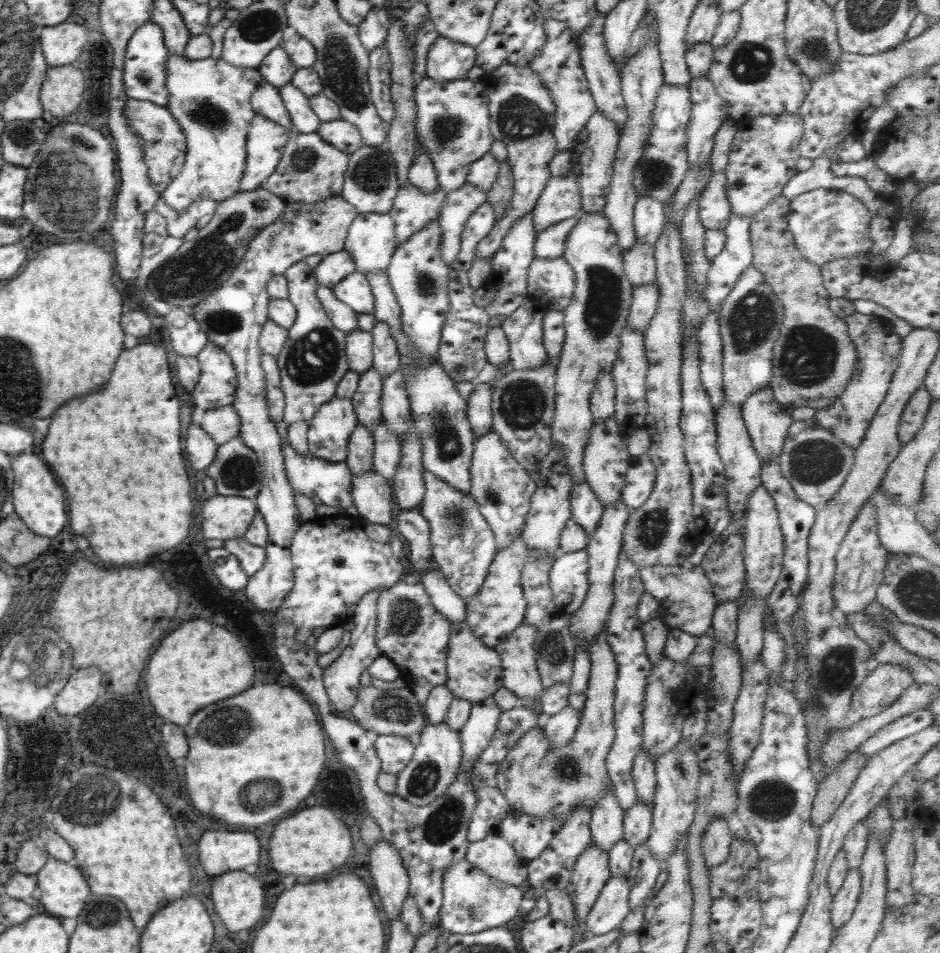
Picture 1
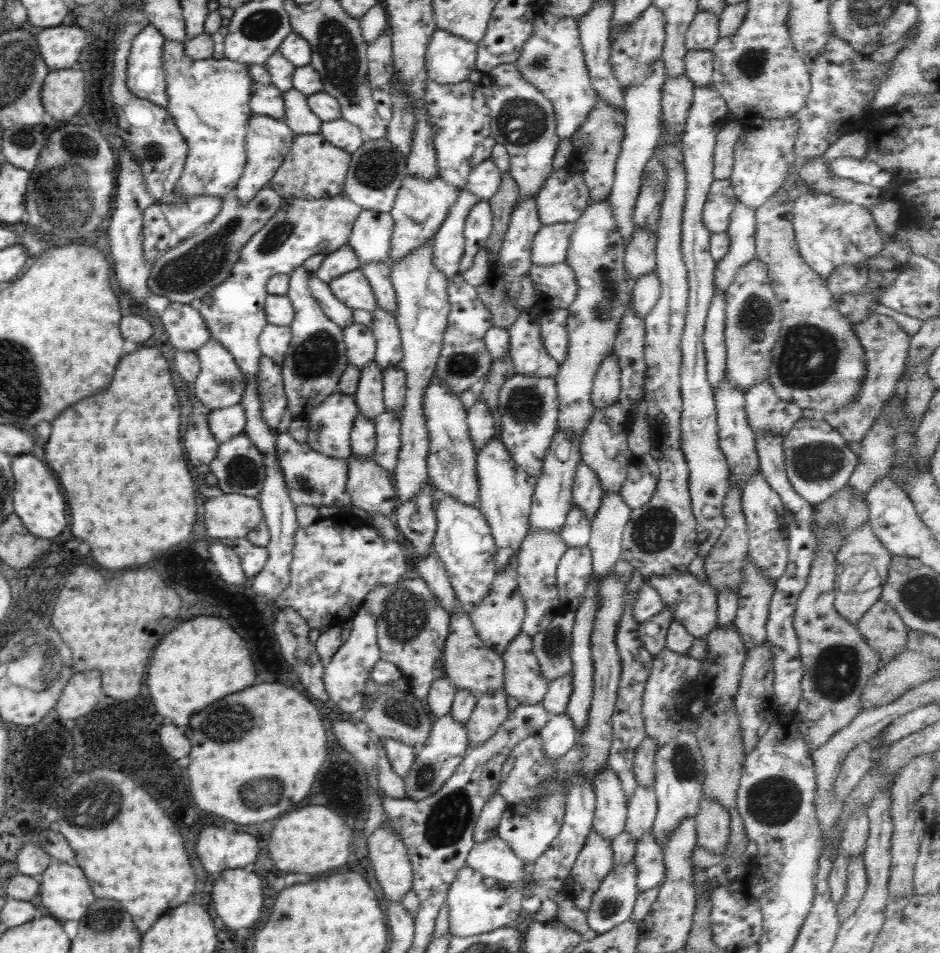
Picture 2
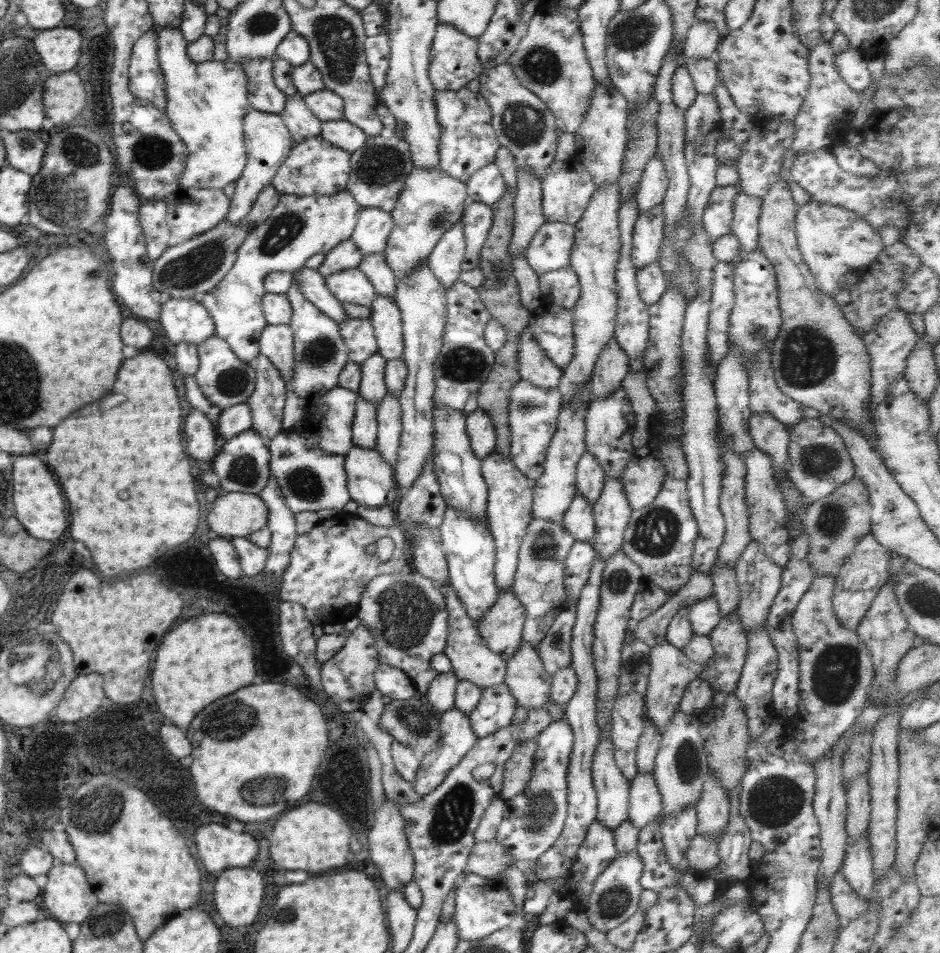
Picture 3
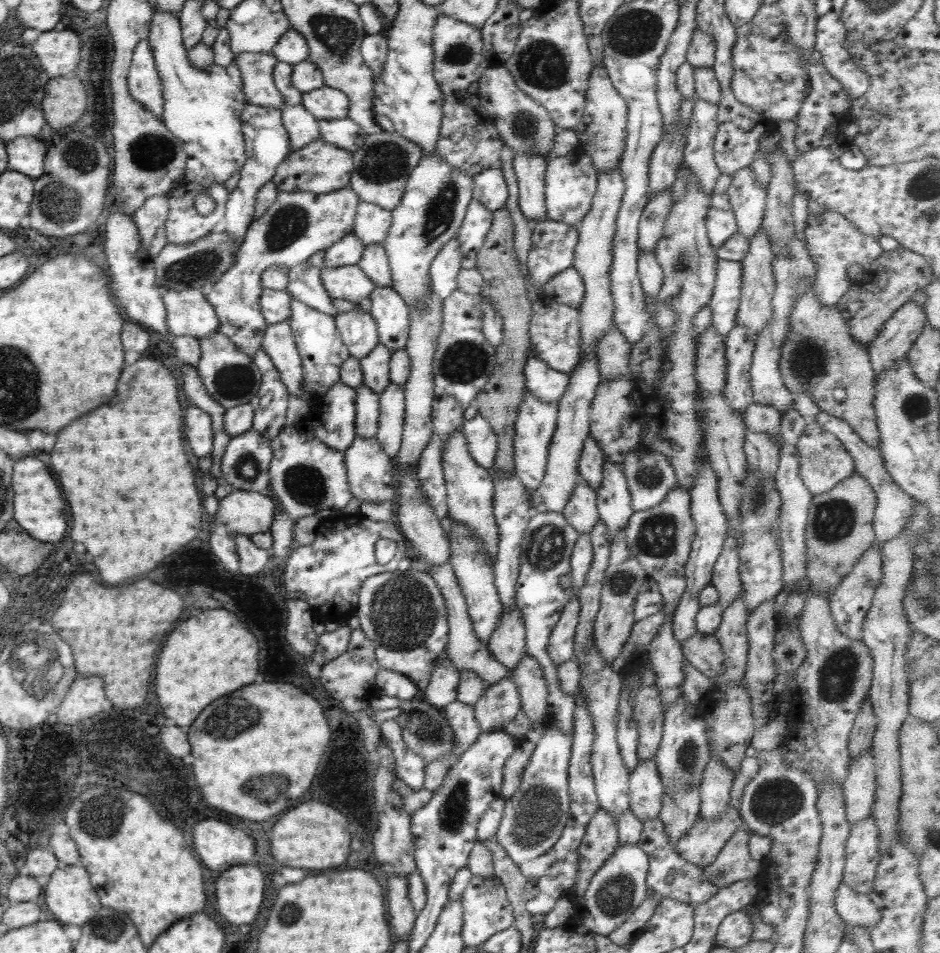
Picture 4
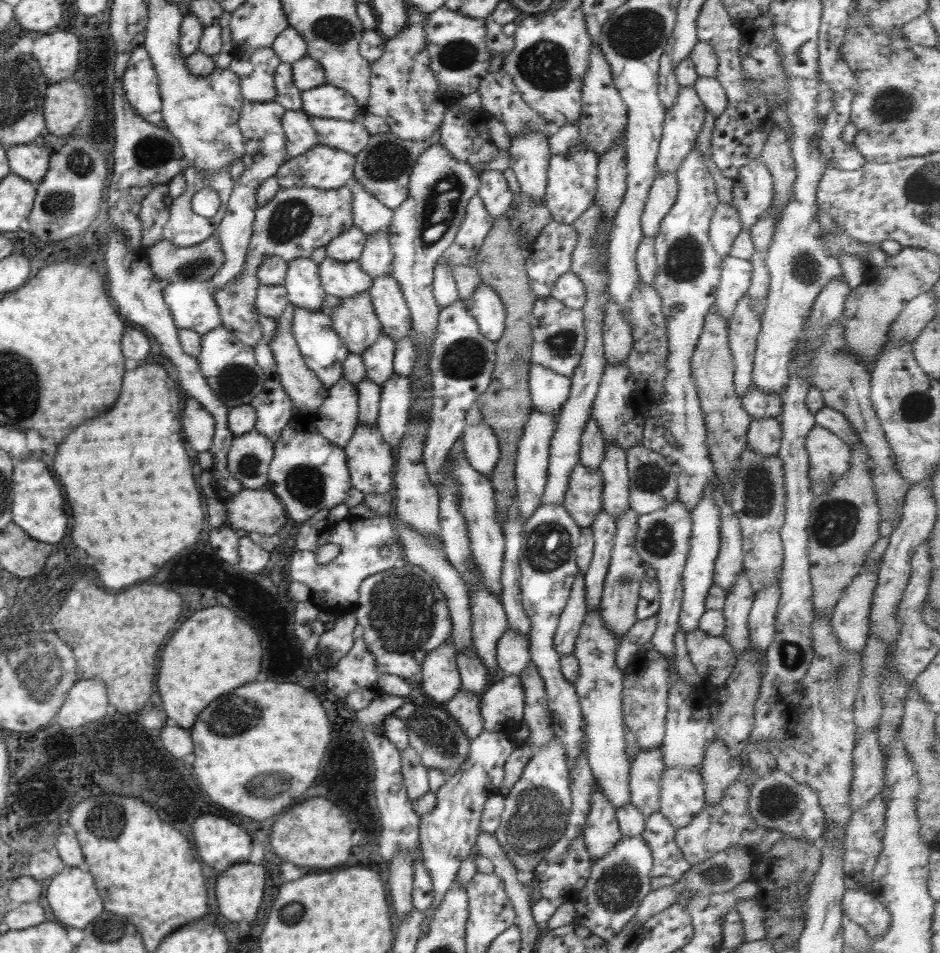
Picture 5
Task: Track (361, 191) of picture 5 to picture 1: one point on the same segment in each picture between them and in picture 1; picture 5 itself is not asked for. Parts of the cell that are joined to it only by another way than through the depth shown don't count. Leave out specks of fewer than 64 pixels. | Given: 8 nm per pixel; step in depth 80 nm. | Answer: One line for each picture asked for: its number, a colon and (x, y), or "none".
1: (371, 242)
2: (370, 238)
3: (373, 227)
4: (372, 222)

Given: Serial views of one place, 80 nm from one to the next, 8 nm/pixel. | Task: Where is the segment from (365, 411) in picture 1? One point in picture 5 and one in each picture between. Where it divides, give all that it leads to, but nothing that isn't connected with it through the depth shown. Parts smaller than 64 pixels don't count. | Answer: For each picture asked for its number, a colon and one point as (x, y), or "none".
2: (369, 394)
3: (372, 387)
4: (375, 366)
5: (378, 359)

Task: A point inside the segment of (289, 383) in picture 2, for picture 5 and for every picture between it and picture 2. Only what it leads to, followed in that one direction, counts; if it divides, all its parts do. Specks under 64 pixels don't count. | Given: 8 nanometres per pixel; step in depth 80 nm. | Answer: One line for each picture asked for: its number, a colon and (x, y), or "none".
3: (320, 353)
4: (322, 352)
5: (322, 349)

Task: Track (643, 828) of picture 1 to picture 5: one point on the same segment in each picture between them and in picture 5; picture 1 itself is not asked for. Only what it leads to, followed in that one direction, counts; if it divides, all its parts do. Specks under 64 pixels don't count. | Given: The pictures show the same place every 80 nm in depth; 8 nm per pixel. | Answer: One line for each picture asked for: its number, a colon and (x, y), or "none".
2: (642, 806)
3: (645, 803)
4: (646, 792)
5: (646, 770)

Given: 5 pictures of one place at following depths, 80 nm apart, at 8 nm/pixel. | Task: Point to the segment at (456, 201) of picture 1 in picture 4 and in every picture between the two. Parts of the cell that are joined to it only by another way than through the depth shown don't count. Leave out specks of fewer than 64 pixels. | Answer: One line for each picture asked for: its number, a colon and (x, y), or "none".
2: (448, 245)
3: (445, 261)
4: (445, 267)

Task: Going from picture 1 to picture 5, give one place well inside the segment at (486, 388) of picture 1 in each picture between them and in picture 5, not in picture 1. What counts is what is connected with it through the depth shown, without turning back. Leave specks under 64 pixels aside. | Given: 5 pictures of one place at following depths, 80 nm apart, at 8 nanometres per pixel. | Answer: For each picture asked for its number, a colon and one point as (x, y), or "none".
2: (481, 423)
3: (481, 432)
4: (482, 442)
5: (481, 446)

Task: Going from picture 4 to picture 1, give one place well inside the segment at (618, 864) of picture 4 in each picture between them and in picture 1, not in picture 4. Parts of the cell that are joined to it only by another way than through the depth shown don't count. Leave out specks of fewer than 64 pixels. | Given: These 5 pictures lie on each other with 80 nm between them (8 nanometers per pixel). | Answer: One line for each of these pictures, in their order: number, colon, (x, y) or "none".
1: (612, 905)
2: (612, 904)
3: (615, 896)

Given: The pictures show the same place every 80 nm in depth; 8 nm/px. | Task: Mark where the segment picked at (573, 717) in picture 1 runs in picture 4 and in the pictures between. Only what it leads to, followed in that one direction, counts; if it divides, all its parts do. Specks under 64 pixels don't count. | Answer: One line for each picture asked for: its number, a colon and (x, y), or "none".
2: (559, 735)
3: (533, 820)
4: (533, 819)

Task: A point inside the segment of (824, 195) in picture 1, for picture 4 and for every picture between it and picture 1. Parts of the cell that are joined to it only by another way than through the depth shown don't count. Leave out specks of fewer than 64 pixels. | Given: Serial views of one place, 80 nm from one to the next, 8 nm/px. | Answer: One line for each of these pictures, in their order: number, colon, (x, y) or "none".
2: (829, 232)
3: (832, 240)
4: (834, 243)

